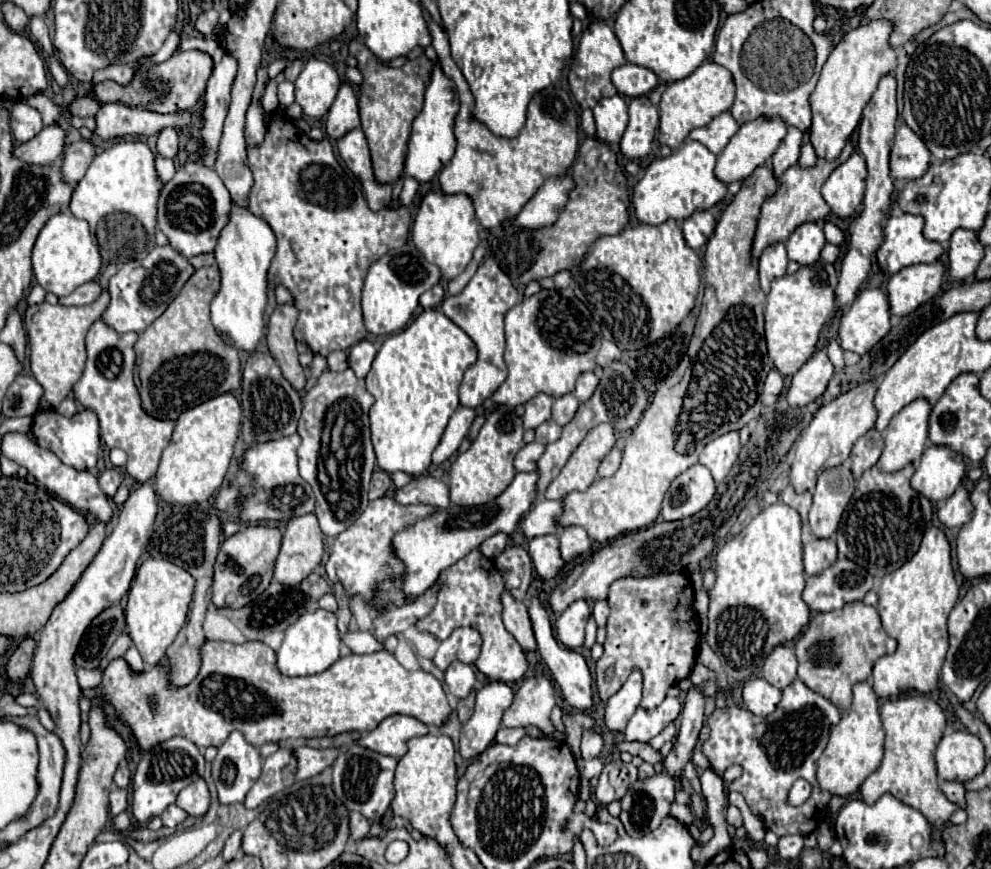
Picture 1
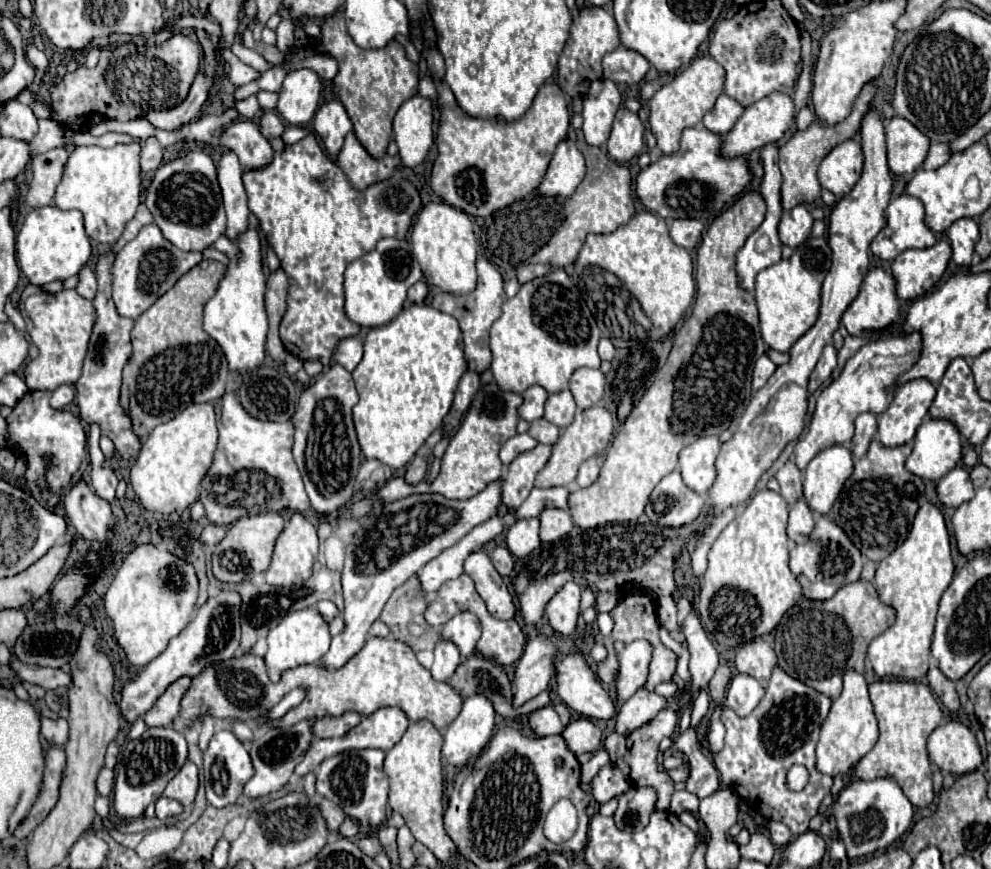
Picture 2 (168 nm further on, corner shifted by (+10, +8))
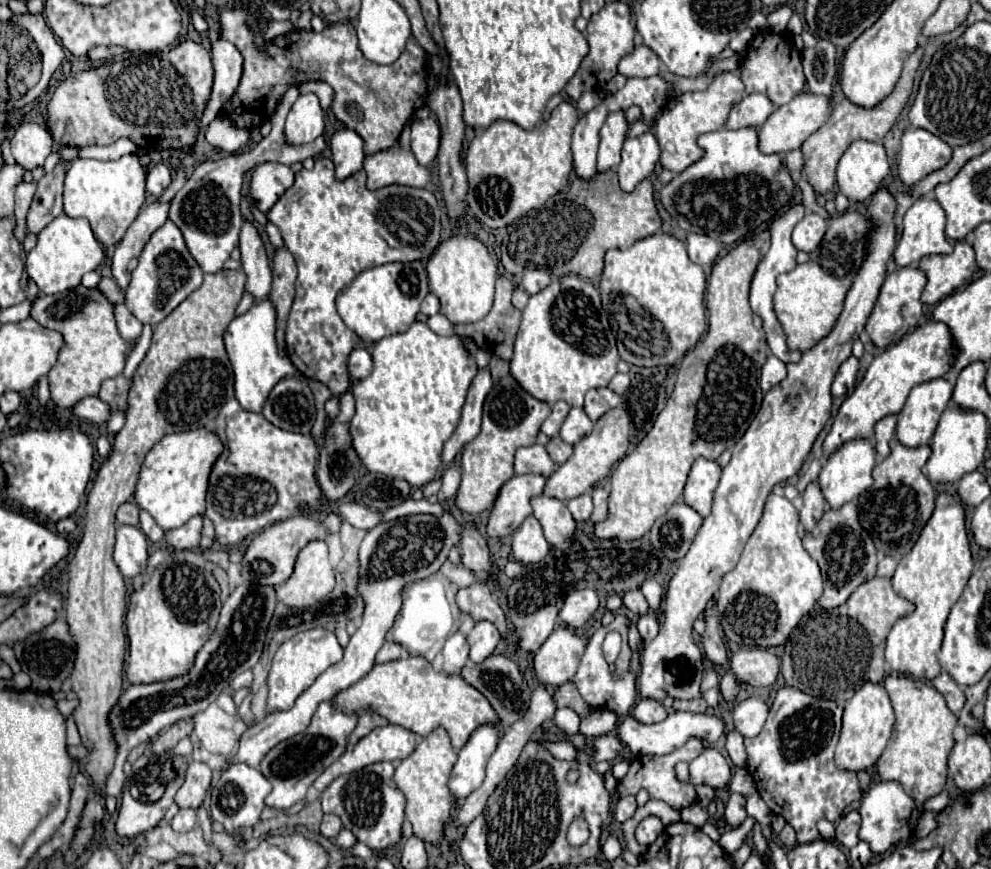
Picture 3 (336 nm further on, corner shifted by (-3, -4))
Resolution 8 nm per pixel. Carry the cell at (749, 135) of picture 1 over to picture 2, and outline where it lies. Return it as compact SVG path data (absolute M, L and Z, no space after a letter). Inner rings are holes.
M774 93L774 95L764 97L764 99L756 101L754 105L750 105L744 111L744 115L736 121L736 125L726 133L720 153L726 159L736 159L736 157L744 157L744 155L752 153L754 149L764 147L770 141L778 141L784 135L784 131L790 127L792 117L794 117L794 103L792 103L790 95Z

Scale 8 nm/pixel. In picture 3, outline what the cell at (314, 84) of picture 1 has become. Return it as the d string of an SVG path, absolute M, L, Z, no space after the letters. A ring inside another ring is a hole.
M299 95L285 121L285 141L293 147L307 145L323 133L323 127L325 121L319 99L315 95Z

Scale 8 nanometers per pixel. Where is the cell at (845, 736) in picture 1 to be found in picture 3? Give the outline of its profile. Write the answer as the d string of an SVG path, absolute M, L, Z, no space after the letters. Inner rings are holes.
M867 681L845 703L843 729L841 729L841 737L839 737L837 751L835 751L837 767L849 769L849 771L871 769L875 765L875 761L879 759L879 755L883 753L883 749L891 737L893 723L895 723L895 713L893 713L893 707L891 707L891 701L889 701L885 687L881 683L875 685L875 683Z

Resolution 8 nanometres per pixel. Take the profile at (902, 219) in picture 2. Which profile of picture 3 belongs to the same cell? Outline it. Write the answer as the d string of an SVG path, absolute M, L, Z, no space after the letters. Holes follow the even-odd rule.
M931 197L915 199L915 203L907 209L907 213L903 217L903 229L901 229L897 247L895 247L897 265L899 267L917 265L919 259L927 257L927 255L951 253L951 251L953 251L953 245L945 237L945 211L943 211L943 207L937 203L937 199L931 199Z

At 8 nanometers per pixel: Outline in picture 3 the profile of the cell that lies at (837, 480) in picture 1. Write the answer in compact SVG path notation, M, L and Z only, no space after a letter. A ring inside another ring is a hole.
M851 439L829 455L827 463L821 469L819 485L831 509L839 509L841 505L849 503L853 497L859 497L867 487L871 487L873 483L871 471L875 467L875 455L877 453L875 453L871 439Z

